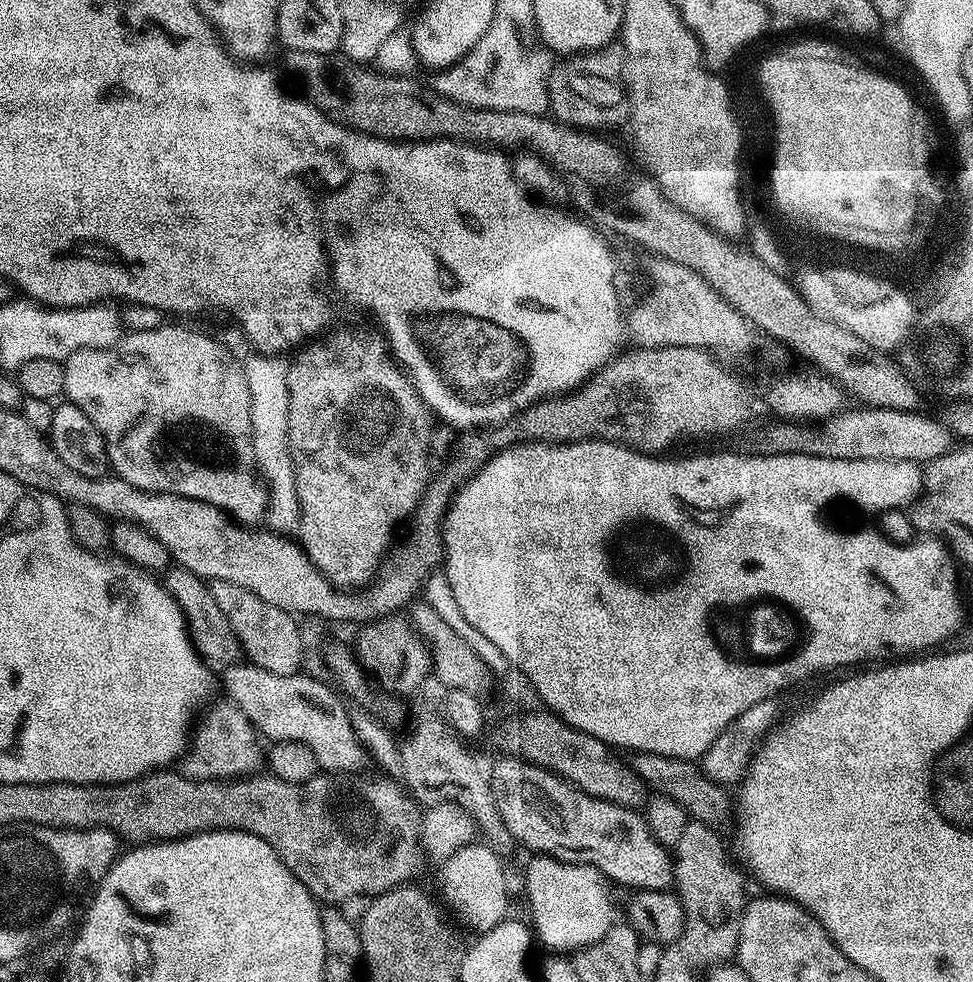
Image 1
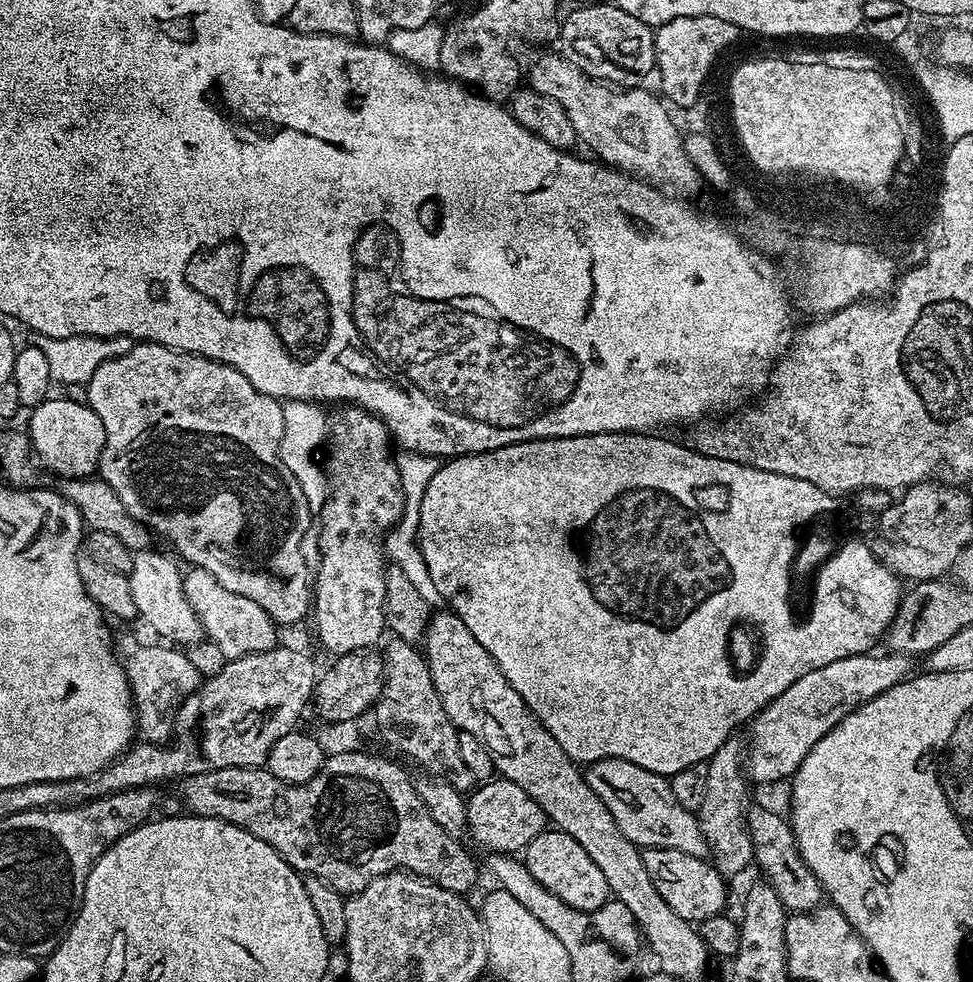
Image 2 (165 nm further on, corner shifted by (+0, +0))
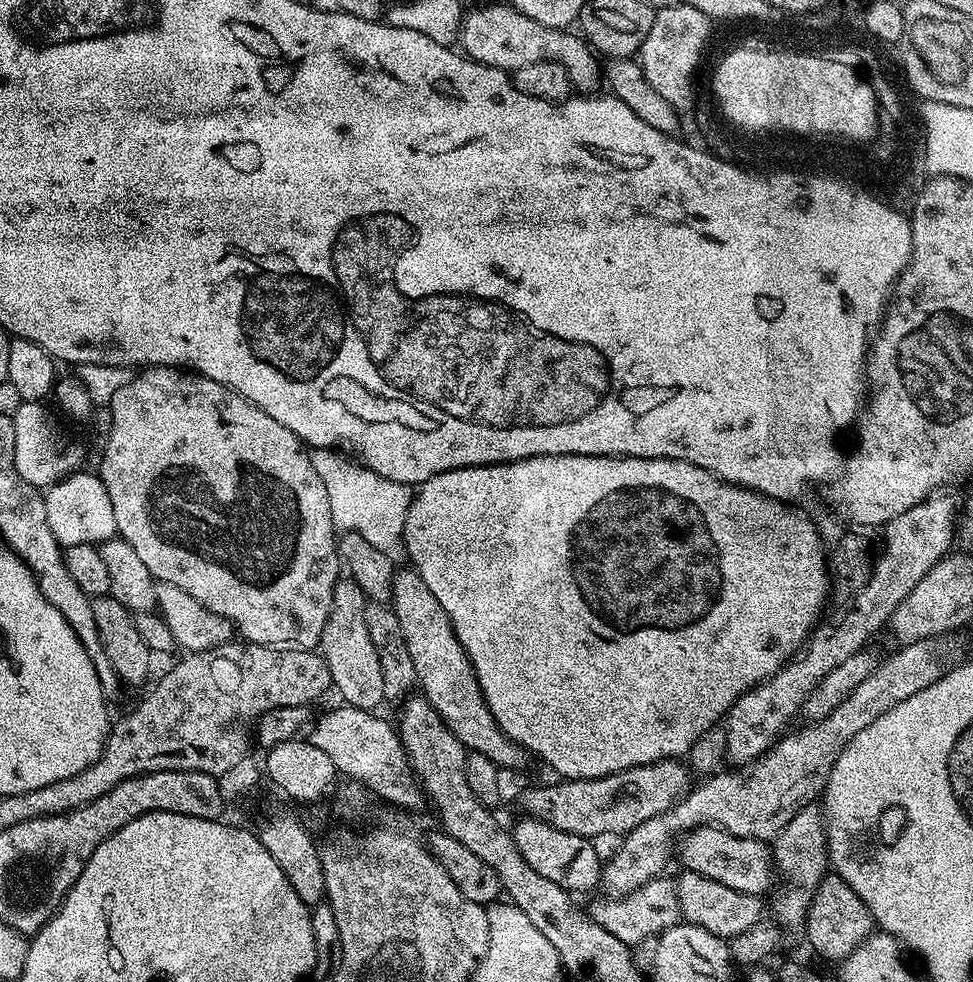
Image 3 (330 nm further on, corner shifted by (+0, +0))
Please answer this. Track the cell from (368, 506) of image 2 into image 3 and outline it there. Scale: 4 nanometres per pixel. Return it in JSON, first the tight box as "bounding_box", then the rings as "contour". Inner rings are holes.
{"bounding_box":[318,578,385,710],"contour":[[[350,578],[337,580],[318,651],[330,670],[332,688],[340,691],[340,696],[344,699],[341,701],[349,708],[376,710],[379,709],[379,704],[385,703],[385,698],[382,662],[378,662],[374,642],[370,642],[370,633],[366,627],[366,606],[369,602],[358,582]]]}

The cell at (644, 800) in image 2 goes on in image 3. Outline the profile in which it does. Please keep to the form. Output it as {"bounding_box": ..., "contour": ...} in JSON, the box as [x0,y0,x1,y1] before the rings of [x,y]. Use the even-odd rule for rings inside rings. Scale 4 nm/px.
{"bounding_box":[680,824,772,897],"contour":[[[701,824],[699,828],[683,833],[680,842],[680,860],[689,872],[714,878],[714,882],[722,882],[722,886],[730,886],[730,890],[738,890],[751,896],[763,897],[764,891],[772,884],[772,849],[765,841],[742,838],[730,834],[724,828]]]}

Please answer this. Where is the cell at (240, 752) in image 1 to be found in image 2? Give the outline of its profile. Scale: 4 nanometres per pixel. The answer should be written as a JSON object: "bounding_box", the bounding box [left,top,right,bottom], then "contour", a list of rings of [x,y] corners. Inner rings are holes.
{"bounding_box":[114,636,202,745],"contour":[[[132,636],[115,637],[114,647],[132,691],[136,709],[136,731],[147,743],[165,745],[171,741],[176,727],[176,710],[184,697],[196,692],[202,683],[187,651],[164,642],[139,644]]]}

